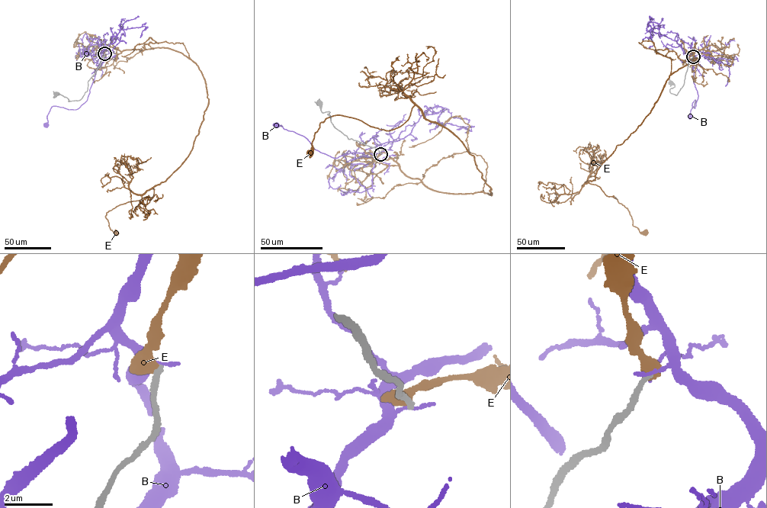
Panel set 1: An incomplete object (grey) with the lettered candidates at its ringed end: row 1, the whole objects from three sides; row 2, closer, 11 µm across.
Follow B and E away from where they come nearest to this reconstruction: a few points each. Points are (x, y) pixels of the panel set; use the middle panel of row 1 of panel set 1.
B: (381, 154), (376, 159), (367, 152), (332, 158), (315, 149), (303, 136), (280, 125), (276, 126)
E: (380, 153), (438, 191), (492, 193), (462, 141), (415, 105), (389, 130), (328, 117), (309, 153)

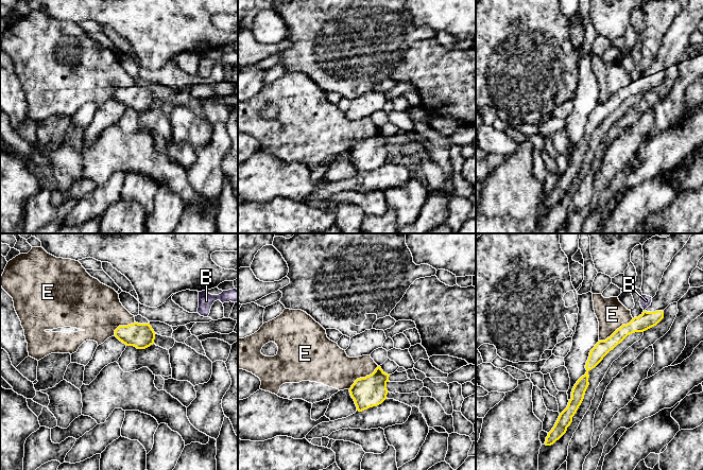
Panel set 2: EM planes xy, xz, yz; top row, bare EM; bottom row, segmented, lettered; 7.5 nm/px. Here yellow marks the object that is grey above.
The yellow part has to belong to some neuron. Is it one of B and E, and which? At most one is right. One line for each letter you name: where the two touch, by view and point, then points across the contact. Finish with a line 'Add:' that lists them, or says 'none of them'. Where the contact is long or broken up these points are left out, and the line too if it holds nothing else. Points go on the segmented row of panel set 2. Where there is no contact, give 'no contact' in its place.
Add: none of them

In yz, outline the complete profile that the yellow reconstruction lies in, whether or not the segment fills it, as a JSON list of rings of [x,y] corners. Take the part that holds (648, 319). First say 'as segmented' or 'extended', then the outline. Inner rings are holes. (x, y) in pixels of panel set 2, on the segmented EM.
extended; [[[692,233],[684,247],[673,257],[664,272],[656,295],[651,304],[638,317],[622,325],[605,341],[599,341],[590,350],[585,368],[586,373],[575,384],[567,407],[560,414],[554,427],[548,433],[545,445],[551,446],[559,440],[572,422],[572,417],[581,405],[589,385],[588,371],[595,368],[603,358],[620,344],[628,335],[644,332],[656,326],[664,318],[664,310],[678,302],[690,289],[689,278],[703,257],[703,233]]]

